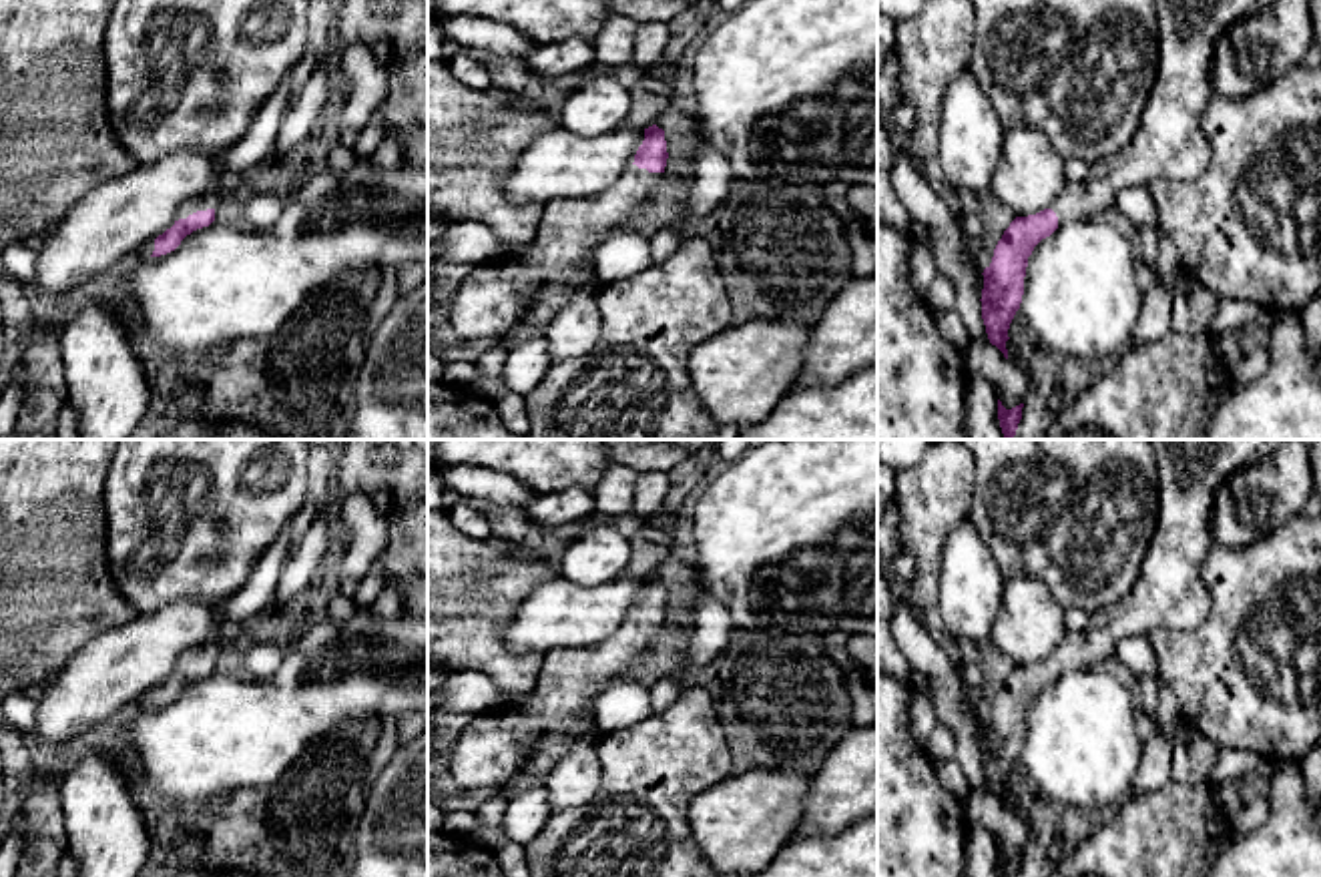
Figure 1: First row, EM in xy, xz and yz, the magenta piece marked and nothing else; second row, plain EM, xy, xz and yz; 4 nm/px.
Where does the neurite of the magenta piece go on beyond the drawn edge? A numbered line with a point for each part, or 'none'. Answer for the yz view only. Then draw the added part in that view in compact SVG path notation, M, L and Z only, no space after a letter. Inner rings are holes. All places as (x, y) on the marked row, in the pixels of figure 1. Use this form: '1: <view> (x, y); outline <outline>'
1: yz (1169, 143); outline M1152 0L1158 14L1158 68L1142 120L1126 149L1090 165L1084 181L1066 183L1052 203L1058 223L1098 219L1116 203L1126 187L1146 187L1156 179L1195 181L1211 159L1211 147L1201 130L1201 114L1217 96L1213 62L1229 28L1267 10L1275 0Z

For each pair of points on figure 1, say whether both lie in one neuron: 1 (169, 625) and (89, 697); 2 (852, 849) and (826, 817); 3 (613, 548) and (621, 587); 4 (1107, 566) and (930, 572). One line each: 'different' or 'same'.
1: same
2: different
3: different
4: different

